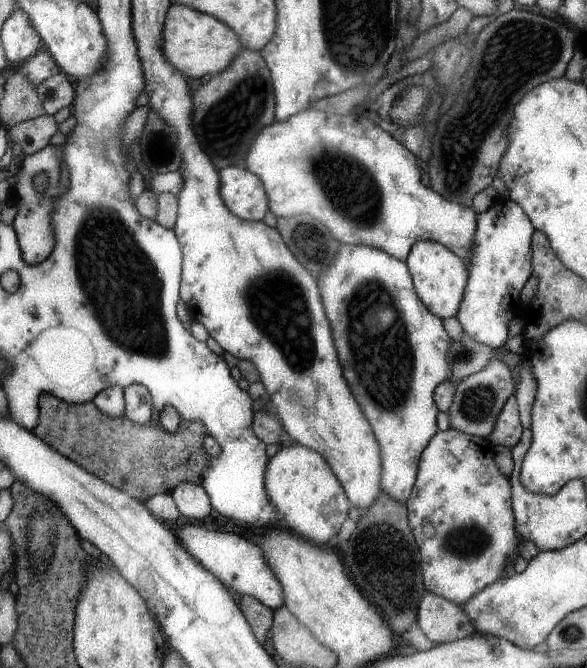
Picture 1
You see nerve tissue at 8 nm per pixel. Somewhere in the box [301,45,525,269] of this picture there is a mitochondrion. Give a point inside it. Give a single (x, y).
(352, 191)

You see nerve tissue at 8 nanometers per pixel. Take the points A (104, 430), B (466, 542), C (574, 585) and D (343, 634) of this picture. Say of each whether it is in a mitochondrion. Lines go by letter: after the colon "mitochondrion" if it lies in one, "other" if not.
A: mitochondrion
B: mitochondrion
C: other
D: other

